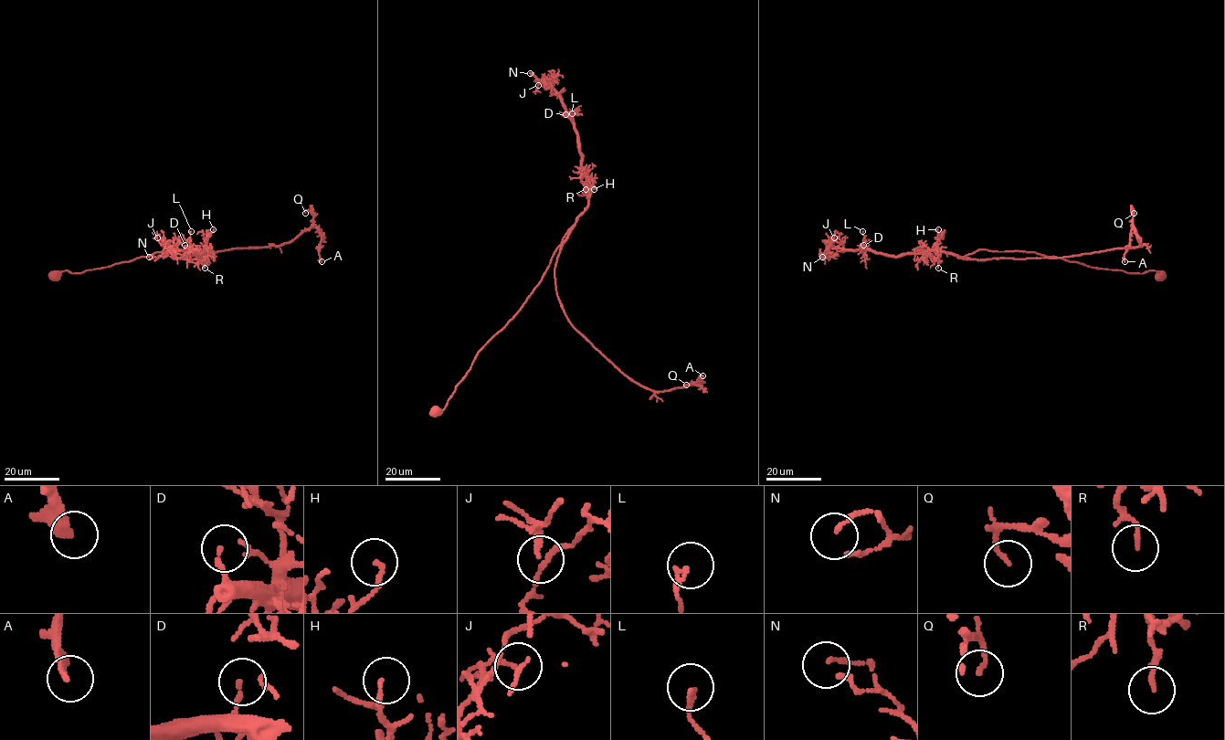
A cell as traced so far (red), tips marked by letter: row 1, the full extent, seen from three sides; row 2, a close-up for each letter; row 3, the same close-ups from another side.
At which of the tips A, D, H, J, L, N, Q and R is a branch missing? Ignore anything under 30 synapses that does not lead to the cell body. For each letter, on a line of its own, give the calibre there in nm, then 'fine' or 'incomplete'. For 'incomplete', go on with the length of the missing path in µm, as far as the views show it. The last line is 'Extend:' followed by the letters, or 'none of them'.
A: 190 nm thick; incomplete; about 10 µm are missing
D: 110 nm thick; fine
H: 130 nm thick; fine
J: 130 nm thick; fine
L: 160 nm thick; fine
N: 120 nm thick; fine
Q: 130 nm thick; fine
R: 130 nm thick; fine
Extend: A

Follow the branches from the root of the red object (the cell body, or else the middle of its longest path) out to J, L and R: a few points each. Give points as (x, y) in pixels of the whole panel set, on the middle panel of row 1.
J: (436, 410), (445, 407), (477, 354), (524, 303), (587, 205), (575, 123), (563, 99), (542, 79), (538, 85)
L: (436, 410), (445, 407), (477, 354), (524, 303), (587, 205), (589, 184), (568, 116), (572, 113)
R: (436, 410), (445, 407), (477, 354), (513, 317), (541, 280), (563, 237), (587, 205), (587, 178), (586, 189)

